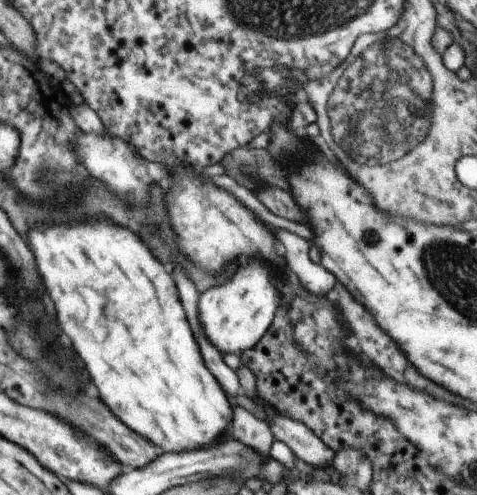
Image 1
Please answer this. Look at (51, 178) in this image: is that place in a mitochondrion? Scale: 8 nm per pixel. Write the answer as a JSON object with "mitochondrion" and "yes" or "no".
{"mitochondrion":"yes"}

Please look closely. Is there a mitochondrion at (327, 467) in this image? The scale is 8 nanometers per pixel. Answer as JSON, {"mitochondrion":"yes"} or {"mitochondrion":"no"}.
{"mitochondrion":"no"}

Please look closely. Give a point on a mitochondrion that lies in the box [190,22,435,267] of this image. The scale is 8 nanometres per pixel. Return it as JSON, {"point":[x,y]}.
{"point":[246,169]}

